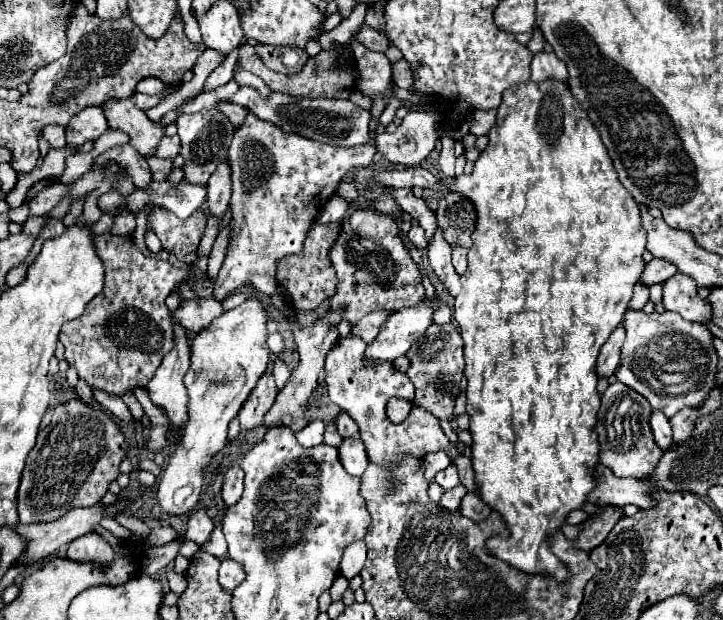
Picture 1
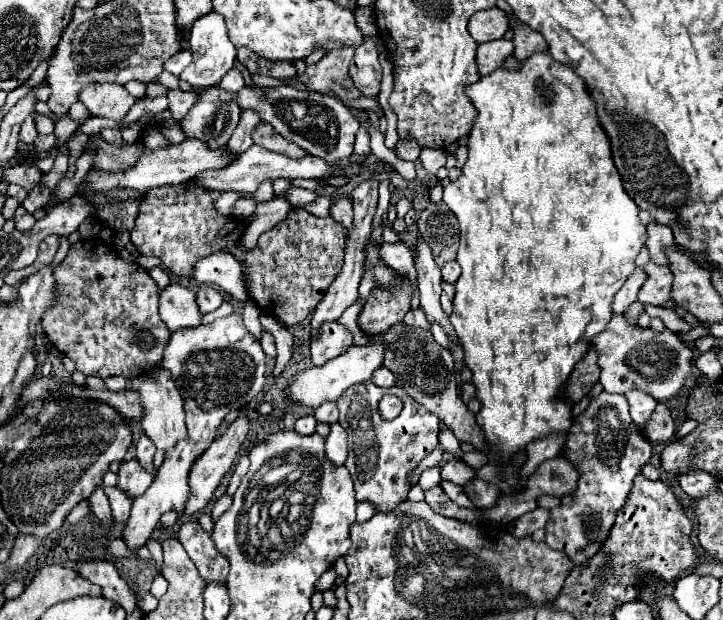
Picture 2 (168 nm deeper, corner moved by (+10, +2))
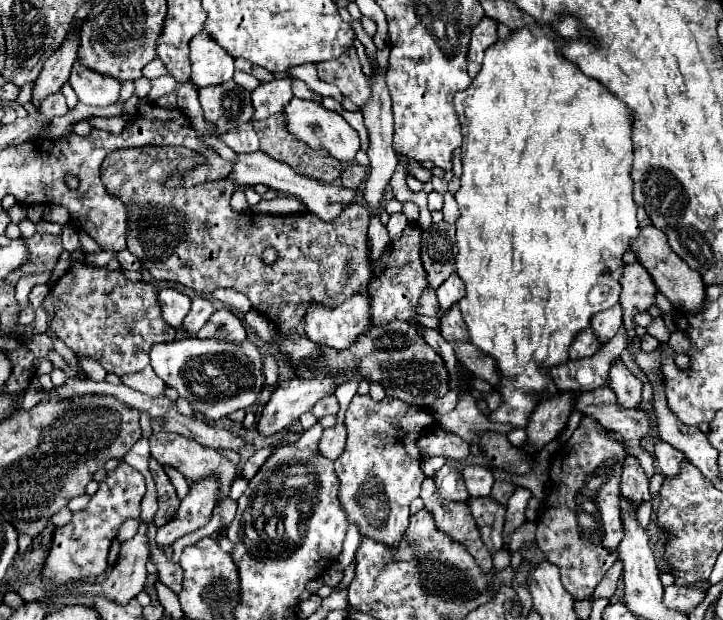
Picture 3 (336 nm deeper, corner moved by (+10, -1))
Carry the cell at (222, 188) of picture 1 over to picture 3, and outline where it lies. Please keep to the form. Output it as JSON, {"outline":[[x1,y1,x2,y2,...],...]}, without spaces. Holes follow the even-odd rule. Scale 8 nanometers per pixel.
{"outline":[[290,79,260,83,256,89,250,91,250,95,252,95,252,107,254,107,254,115,250,123,254,123,256,119,268,119,270,115,280,113,284,105,292,99]]}

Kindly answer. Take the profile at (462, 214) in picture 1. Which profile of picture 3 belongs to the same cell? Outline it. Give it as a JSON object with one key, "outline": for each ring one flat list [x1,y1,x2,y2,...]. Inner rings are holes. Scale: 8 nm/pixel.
{"outline":[[432,223,422,231,422,263,428,273,430,287,438,289,454,271,456,237,454,223]]}

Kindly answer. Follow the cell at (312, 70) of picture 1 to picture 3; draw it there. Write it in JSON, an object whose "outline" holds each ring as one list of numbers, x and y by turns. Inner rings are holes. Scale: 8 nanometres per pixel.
{"outline":[[348,47,348,51,344,51,344,55,340,55,340,59,320,63,318,77,324,83,336,85,342,91,342,95,358,107,362,107,370,99,370,85,360,69,360,61,356,57,356,47]]}

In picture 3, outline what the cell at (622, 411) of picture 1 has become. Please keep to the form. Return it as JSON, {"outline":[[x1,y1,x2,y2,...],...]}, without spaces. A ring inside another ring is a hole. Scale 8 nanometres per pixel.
{"outline":[[582,419,572,433,568,447,562,447,550,473,550,495,538,517,536,545,560,569,562,585,574,599,590,597,602,575,618,559,618,545,624,537,620,527,620,471,626,449,612,439,612,431]]}

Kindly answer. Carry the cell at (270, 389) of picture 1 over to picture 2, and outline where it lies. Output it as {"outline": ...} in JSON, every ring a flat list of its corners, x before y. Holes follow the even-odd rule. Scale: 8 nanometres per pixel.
{"outline":[[242,412,242,416,240,416,236,422,230,424,230,428,226,430,226,434,220,436,218,440,214,440,214,442,210,444,210,448,192,464,192,470,190,470,190,474,188,474,190,496,188,496,186,504,184,504,184,516,194,516,194,514,198,514,202,508,206,508,208,502,212,500,216,488,220,486,222,478,224,478,226,472,232,468,232,464,234,464,234,460,236,460,236,454,238,454,238,450,240,450,240,446,242,446,242,442,246,440,246,434,248,434,248,420,246,420,244,416,246,416,246,412]]}

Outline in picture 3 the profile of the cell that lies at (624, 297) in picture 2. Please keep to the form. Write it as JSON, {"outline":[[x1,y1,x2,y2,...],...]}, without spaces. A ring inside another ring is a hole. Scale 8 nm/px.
{"outline":[[620,303,606,309,606,311,600,311,592,317,590,321,590,327,594,329,594,333,600,337,602,343,608,343,616,331,622,327,622,311,620,311]]}

